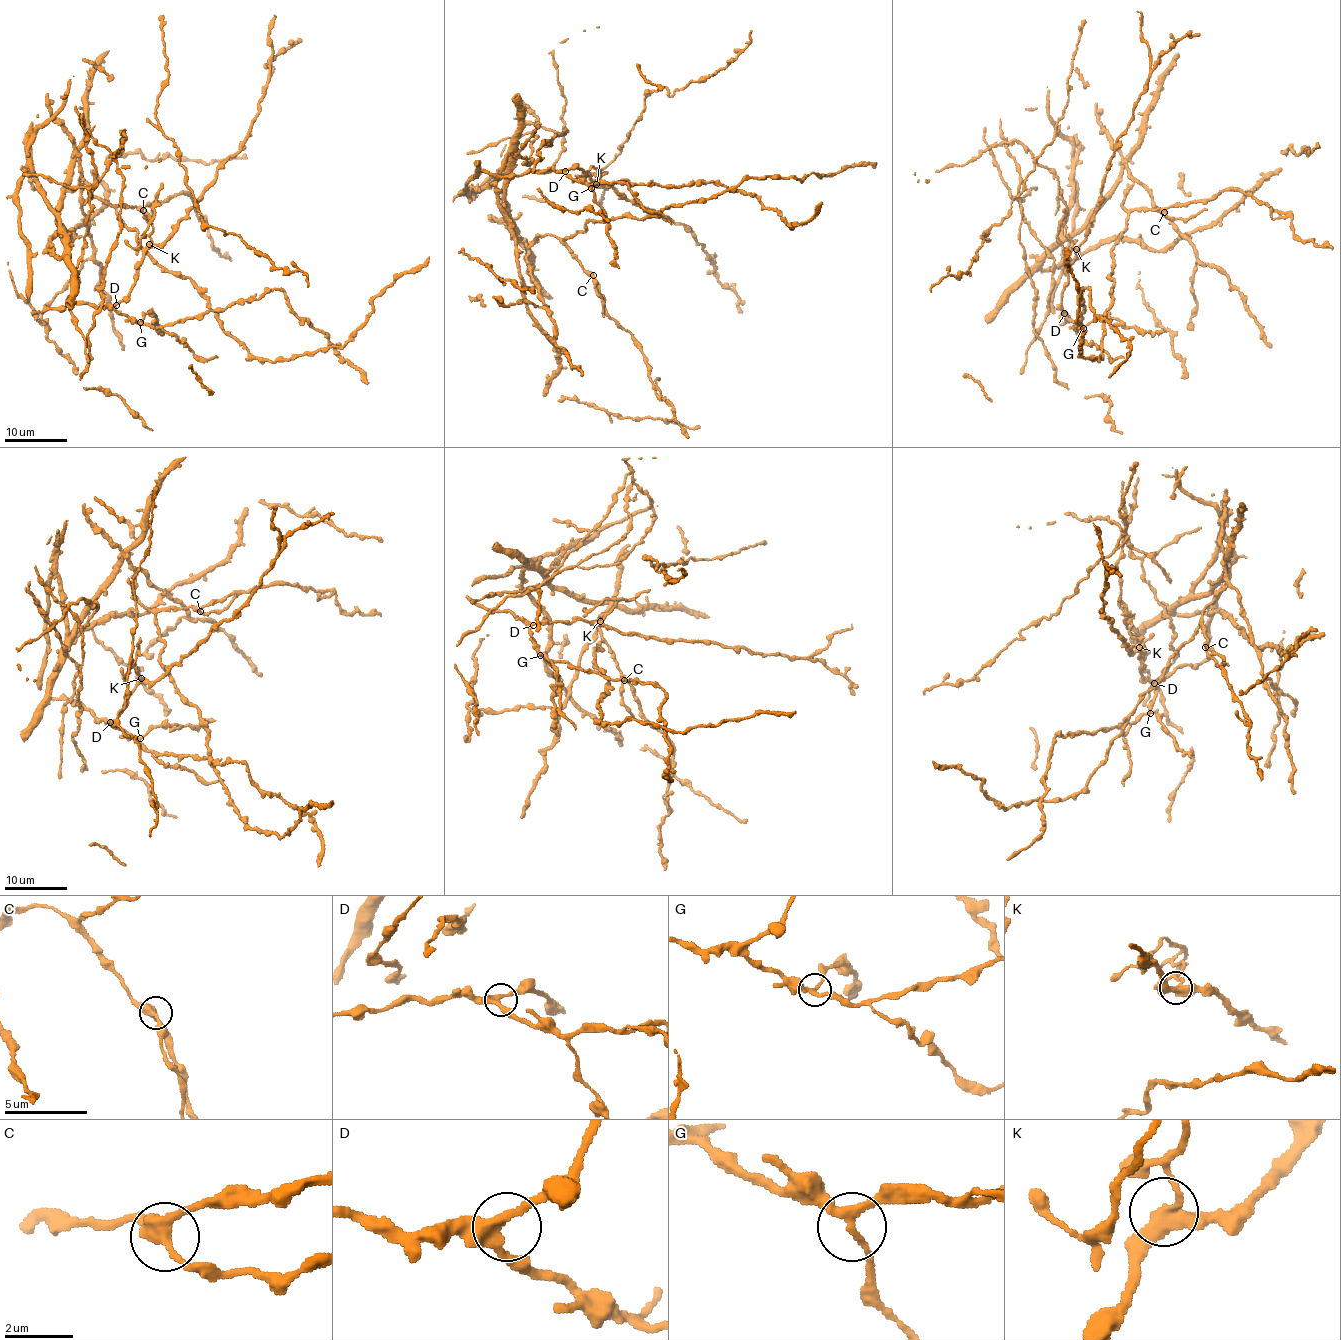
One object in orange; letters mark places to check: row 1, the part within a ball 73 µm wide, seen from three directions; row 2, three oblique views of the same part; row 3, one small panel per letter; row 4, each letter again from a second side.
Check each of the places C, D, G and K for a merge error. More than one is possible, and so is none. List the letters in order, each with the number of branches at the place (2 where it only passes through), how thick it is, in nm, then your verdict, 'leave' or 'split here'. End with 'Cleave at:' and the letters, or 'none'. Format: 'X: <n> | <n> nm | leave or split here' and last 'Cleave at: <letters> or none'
C: 3 | 360 nm | leave
D: 3 | 320 nm | leave
G: 3 | 220 nm | leave
K: 3 | 360 nm | split here
Cleave at: K

